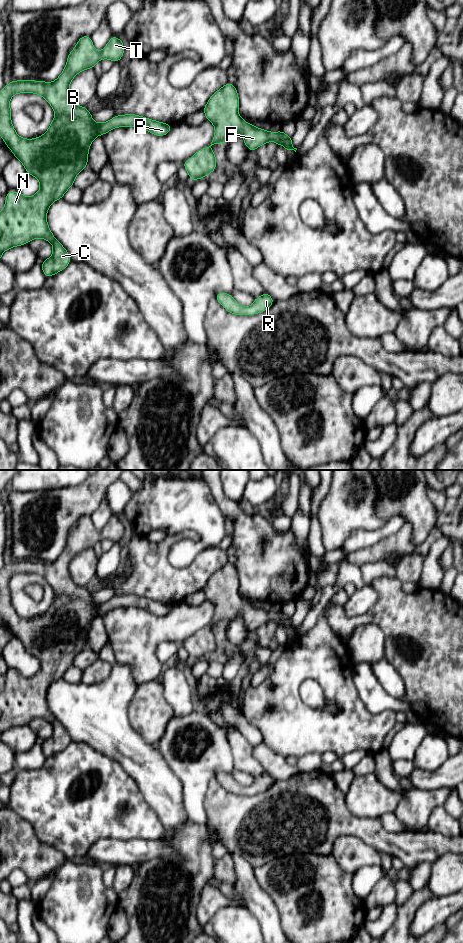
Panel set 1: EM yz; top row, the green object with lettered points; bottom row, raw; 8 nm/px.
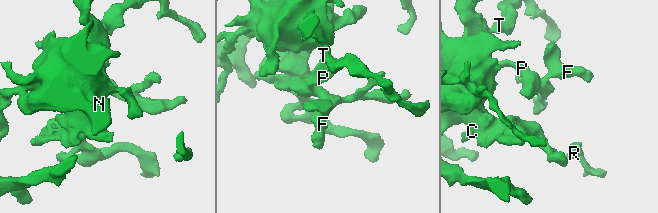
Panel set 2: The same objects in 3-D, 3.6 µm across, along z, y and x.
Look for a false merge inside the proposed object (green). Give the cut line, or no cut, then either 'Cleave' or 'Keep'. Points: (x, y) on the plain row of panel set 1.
No split. Keep

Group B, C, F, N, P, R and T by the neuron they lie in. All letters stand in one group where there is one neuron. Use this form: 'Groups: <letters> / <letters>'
Groups: B C F N P R T

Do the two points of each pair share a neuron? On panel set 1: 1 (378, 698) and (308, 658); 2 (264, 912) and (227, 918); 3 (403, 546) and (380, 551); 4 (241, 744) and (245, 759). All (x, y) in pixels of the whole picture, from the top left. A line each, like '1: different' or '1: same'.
1: different
2: different
3: same
4: same

